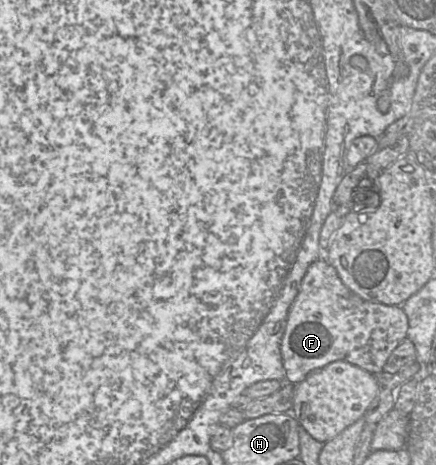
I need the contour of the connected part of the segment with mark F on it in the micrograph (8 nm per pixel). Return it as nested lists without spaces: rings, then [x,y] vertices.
[[[322,256],[308,267],[288,314],[281,341],[285,382],[297,384],[310,372],[336,360],[347,361],[372,374],[381,372],[392,351],[407,337],[408,327],[408,318],[401,306],[364,300],[342,282],[337,270]]]

